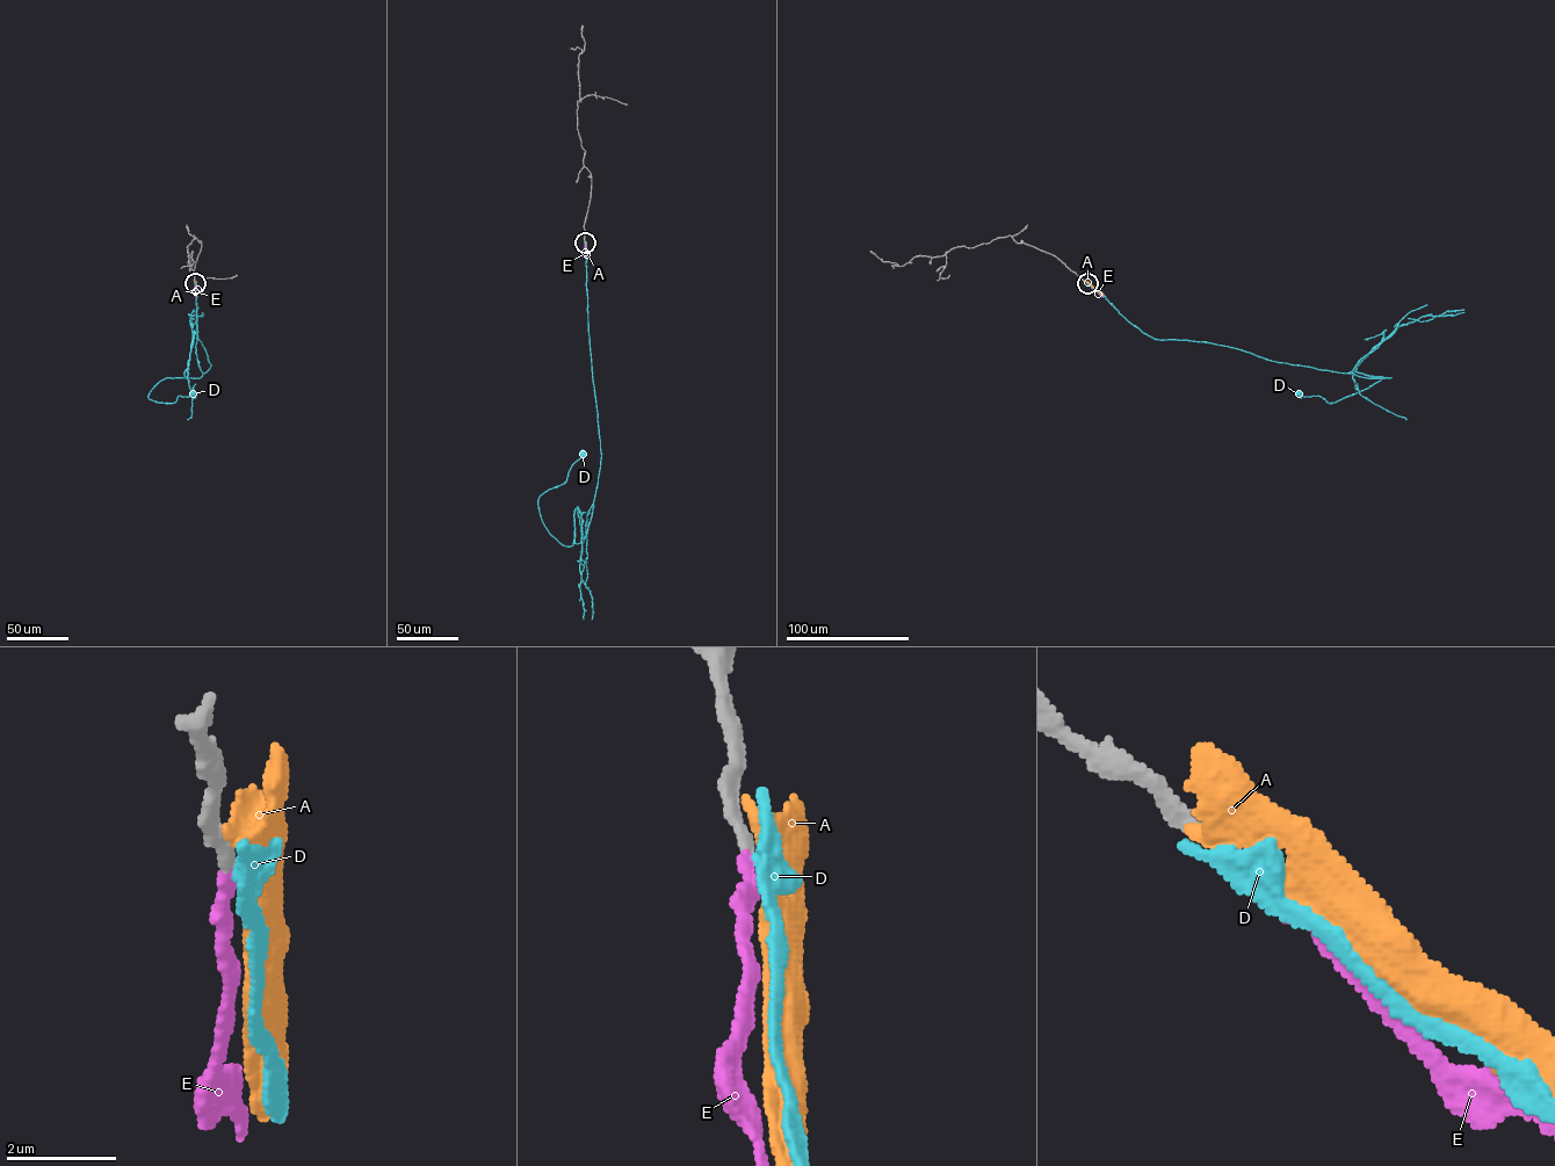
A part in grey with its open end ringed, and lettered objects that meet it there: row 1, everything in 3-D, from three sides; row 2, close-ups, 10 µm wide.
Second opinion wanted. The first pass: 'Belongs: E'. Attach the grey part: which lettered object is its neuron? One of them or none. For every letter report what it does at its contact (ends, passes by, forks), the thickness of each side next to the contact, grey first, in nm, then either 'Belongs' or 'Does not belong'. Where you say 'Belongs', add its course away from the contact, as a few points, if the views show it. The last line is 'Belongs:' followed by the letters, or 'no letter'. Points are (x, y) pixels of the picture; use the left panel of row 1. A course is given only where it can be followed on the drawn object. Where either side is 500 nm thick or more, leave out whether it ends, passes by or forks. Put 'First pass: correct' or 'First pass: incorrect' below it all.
A: Thickness 320 nm (grey) against 600 nm. Does not belong
D: Thickness 260 nm (grey) against 600 nm. Does not belong
E: It ends there. Thickness 260 nm (grey) against 280 nm. Belongs. Its course: (195, 283), (195, 297)
Belongs: E
First pass: correct

